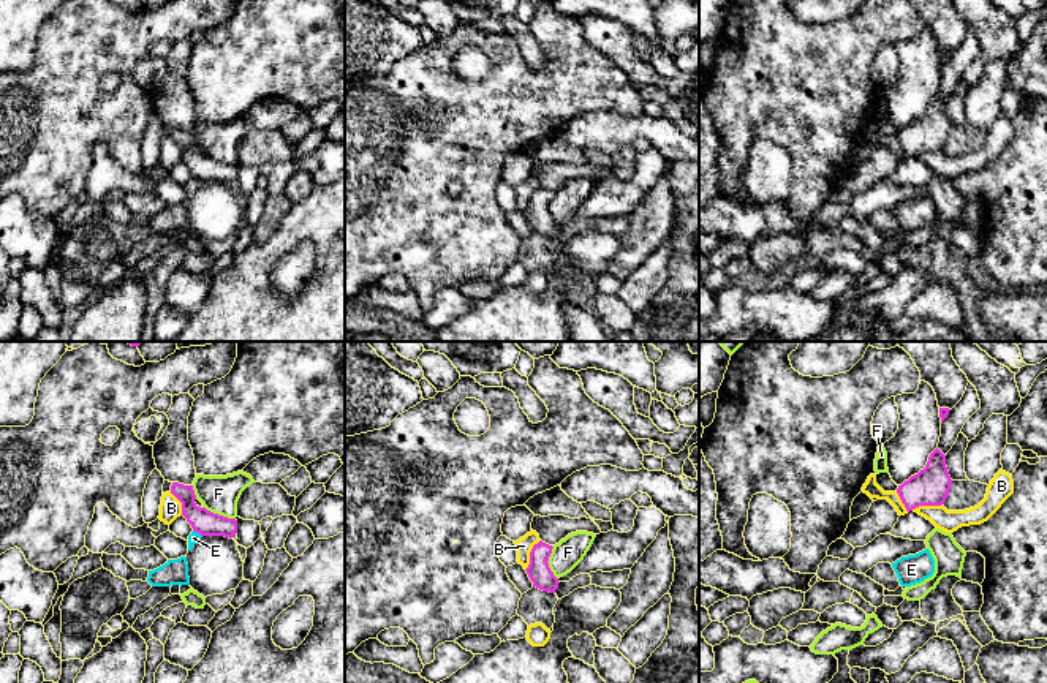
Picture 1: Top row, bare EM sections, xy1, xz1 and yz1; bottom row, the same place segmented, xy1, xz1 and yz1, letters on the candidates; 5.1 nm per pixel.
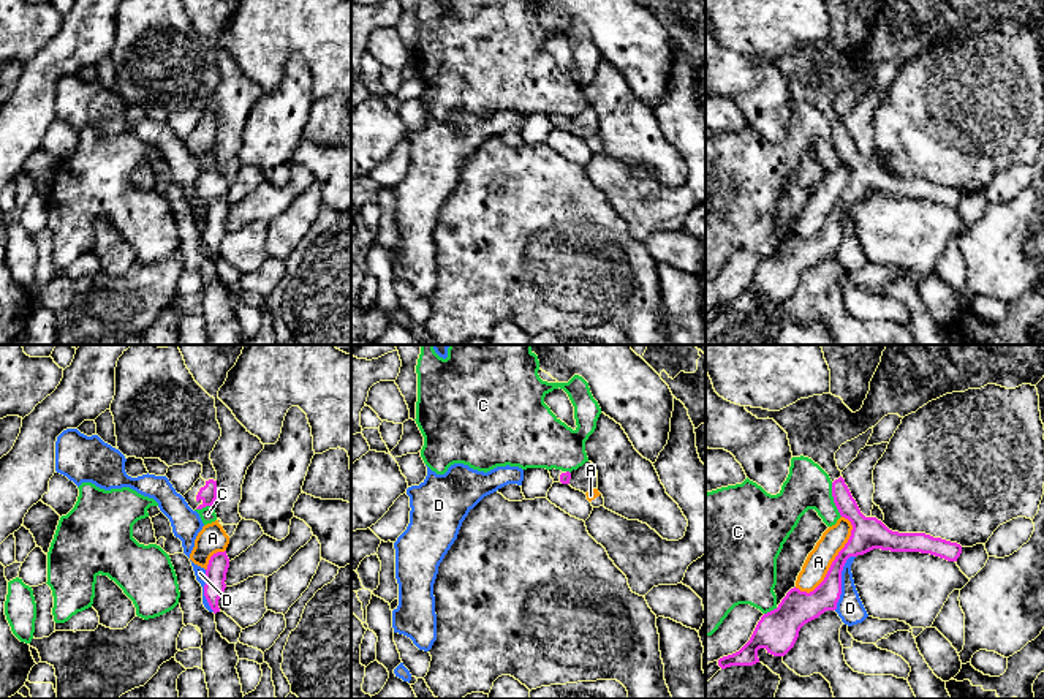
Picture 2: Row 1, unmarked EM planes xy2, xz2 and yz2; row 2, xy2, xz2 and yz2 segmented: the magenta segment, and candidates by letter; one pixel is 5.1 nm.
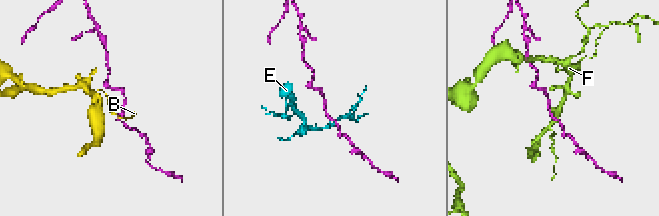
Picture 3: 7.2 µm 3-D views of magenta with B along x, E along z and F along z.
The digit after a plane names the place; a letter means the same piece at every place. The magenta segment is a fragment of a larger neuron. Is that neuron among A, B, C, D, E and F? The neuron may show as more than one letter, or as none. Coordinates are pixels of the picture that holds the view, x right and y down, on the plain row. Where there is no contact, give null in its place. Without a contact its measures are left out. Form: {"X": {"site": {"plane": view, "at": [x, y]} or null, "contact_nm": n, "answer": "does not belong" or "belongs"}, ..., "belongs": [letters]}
{"A": {"site": {"plane": "yz2", "at": [832, 209]}, "contact_nm": 440, "answer": "does not belong"}, "B": {"site": {"plane": "xz1", "at": [530, 201]}, "contact_nm": 180, "answer": "does not belong"}, "C": {"site": {"plane": "yz2", "at": [834, 146]}, "contact_nm": 190, "answer": "does not belong"}, "D": {"site": {"plane": "yz2", "at": [840, 226]}, "contact_nm": 300, "answer": "does not belong"}, "E": {"site": {"plane": "xy1", "at": [198, 177]}, "contact_nm": 60, "answer": "does not belong"}, "F": {"site": {"plane": "xz1", "at": [548, 209]}, "contact_nm": 180, "answer": "does not belong"}, "belongs": []}

